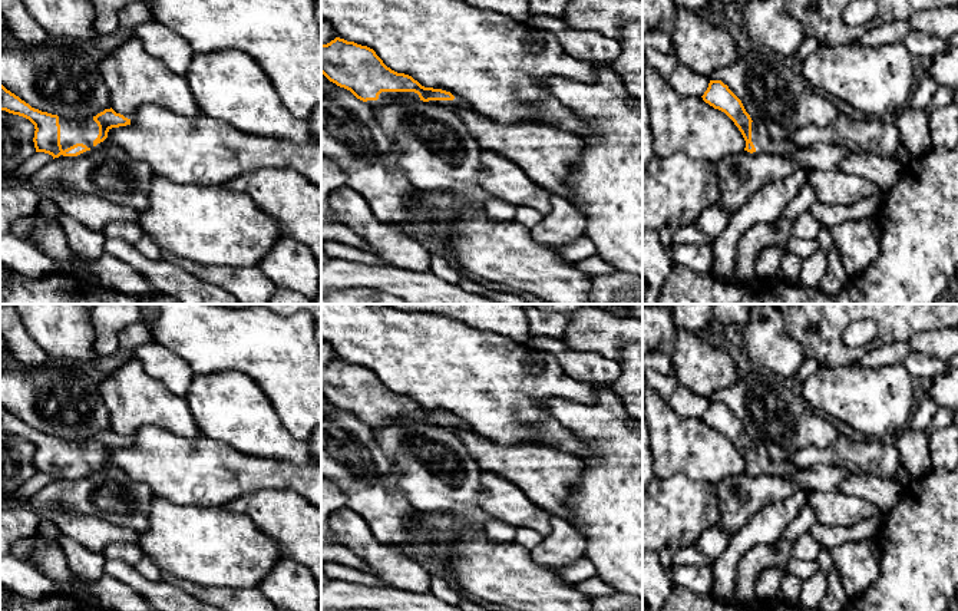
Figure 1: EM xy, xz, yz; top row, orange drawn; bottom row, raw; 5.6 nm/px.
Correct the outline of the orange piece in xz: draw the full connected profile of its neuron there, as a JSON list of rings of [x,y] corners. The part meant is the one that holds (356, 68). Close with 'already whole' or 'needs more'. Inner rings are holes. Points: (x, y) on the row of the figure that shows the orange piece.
[[[340,37],[321,44],[321,73],[373,108],[423,100],[452,110],[455,108],[473,110],[457,95],[425,87],[412,76],[387,67],[373,49]]]; needs more

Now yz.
[[[710,80],[701,98],[714,109],[724,112],[734,122],[746,141],[744,151],[750,153],[784,155],[787,142],[773,139],[762,120],[753,120],[741,100],[721,80]]]; needs more

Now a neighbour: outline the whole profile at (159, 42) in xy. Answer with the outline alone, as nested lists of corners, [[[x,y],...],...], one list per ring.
[[[156,20],[138,26],[133,33],[152,57],[161,60],[172,72],[185,76],[195,52],[184,37]]]

